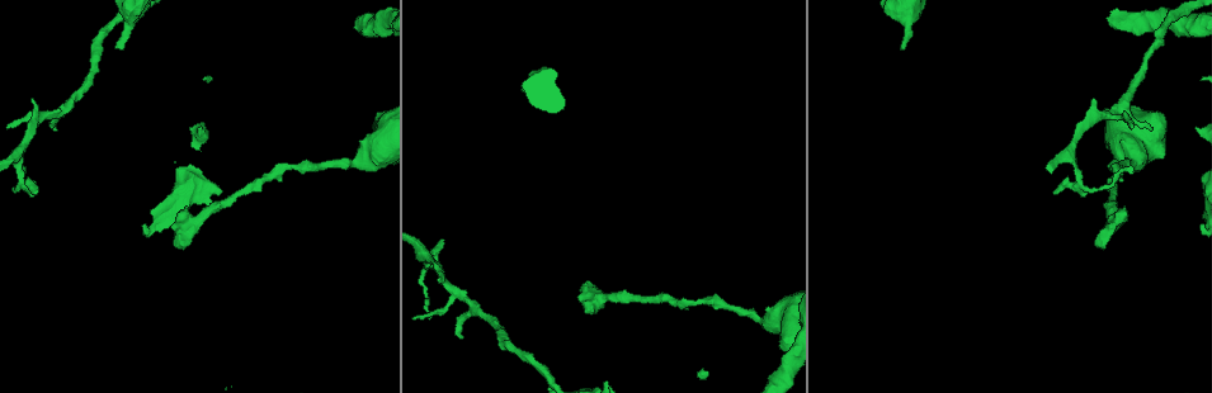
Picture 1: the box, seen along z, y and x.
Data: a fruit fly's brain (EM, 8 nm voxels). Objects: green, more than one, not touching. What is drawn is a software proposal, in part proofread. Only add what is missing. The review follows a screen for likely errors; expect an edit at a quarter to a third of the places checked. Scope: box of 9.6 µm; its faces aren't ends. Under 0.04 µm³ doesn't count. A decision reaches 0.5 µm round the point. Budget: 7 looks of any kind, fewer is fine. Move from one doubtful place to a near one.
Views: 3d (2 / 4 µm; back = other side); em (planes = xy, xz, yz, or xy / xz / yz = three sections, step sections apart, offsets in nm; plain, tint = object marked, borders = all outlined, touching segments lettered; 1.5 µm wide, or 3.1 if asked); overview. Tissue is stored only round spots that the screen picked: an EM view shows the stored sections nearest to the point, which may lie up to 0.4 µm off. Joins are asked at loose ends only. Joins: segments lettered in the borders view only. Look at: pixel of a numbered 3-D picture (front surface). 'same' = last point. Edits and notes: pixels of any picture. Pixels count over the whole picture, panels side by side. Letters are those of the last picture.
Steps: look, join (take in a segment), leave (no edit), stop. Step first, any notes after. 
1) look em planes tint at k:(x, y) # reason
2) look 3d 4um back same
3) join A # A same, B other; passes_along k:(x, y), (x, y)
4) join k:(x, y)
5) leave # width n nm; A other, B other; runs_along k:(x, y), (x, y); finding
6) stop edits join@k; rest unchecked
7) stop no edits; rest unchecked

look em yz step 8 borders at 1:(175, 246) # branch stops here

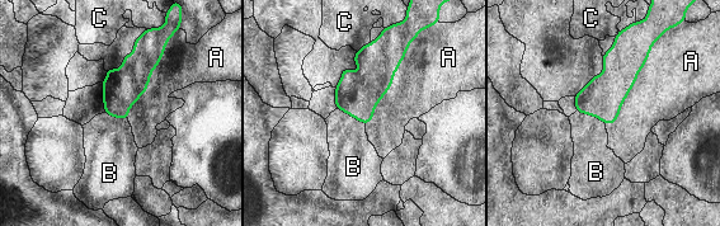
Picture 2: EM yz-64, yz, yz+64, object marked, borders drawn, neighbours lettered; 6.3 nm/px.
look em planes borders same

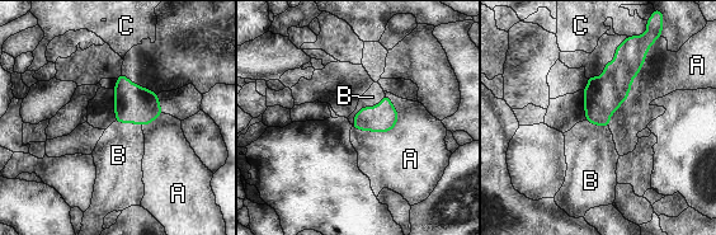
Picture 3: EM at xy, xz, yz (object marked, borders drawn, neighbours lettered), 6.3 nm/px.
join B # width 170 nm; A other, B same, C other; passes_along 3:(382, 117), (364, 107), (372, 97); the neuron continues

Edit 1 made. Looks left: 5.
look em xz step 4 borders at 1:(23, 166)

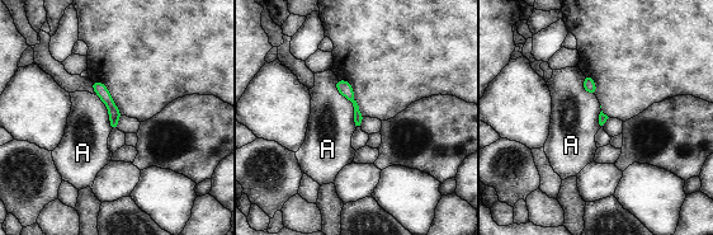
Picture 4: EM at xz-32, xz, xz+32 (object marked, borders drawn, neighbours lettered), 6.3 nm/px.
look em xy step 4 borders same # another direction

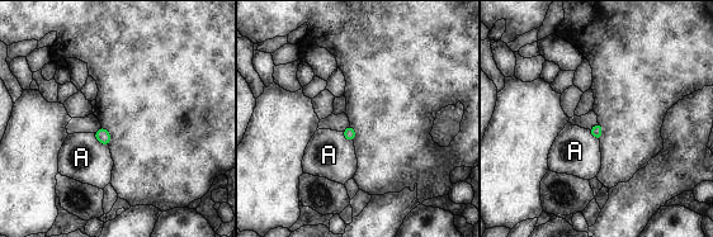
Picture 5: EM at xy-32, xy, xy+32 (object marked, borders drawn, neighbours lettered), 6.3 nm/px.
leave # width 80 nm; A other; none of them fits

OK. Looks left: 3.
look em xy step 4 borders at 1:(114, 47)

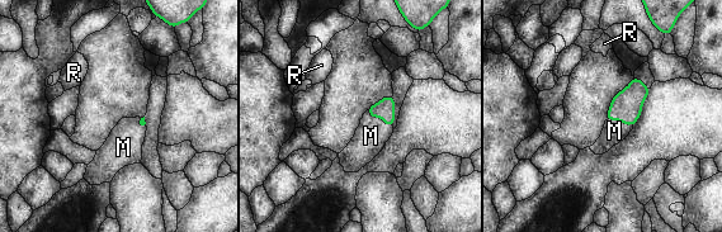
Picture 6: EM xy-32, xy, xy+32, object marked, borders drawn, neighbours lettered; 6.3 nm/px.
look em planes borders same

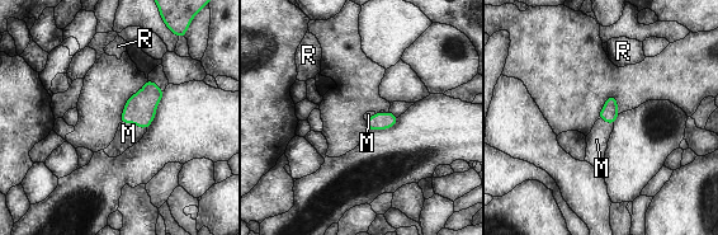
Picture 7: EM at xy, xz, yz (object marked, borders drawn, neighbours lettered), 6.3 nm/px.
join M # M same, R other; it goes on there

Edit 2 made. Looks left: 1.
stop edits join@3, join@7; rest unchecked

